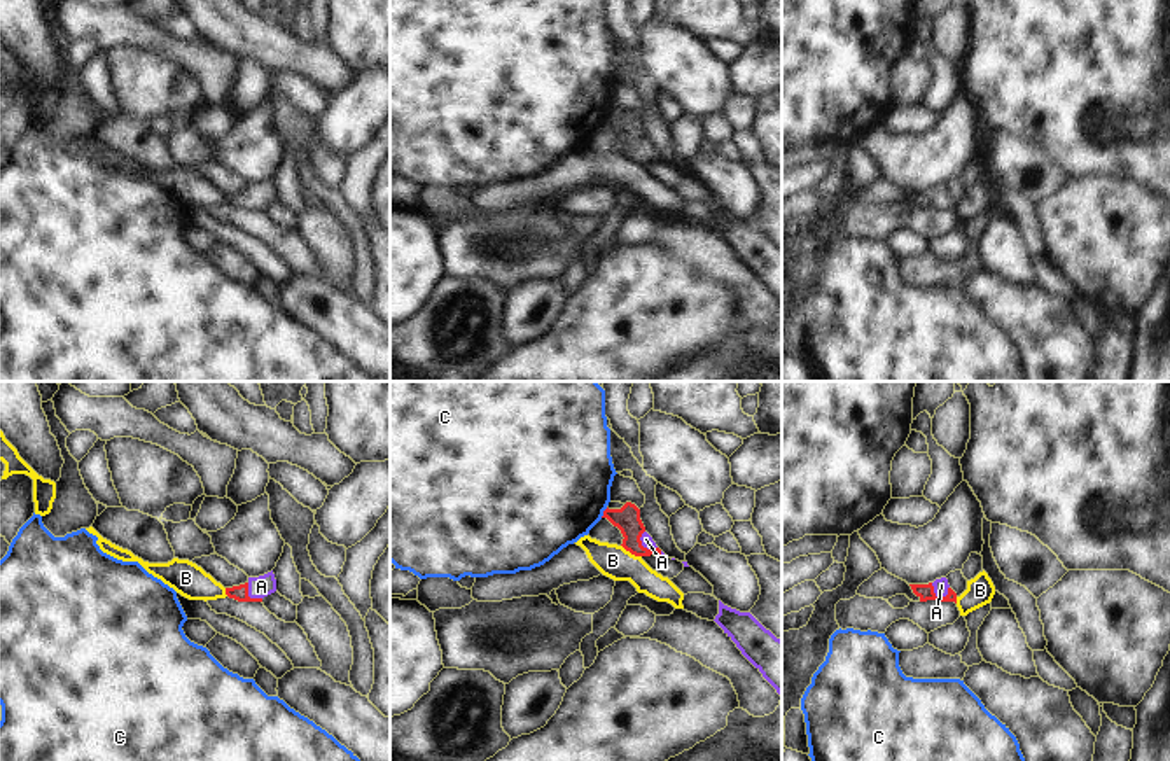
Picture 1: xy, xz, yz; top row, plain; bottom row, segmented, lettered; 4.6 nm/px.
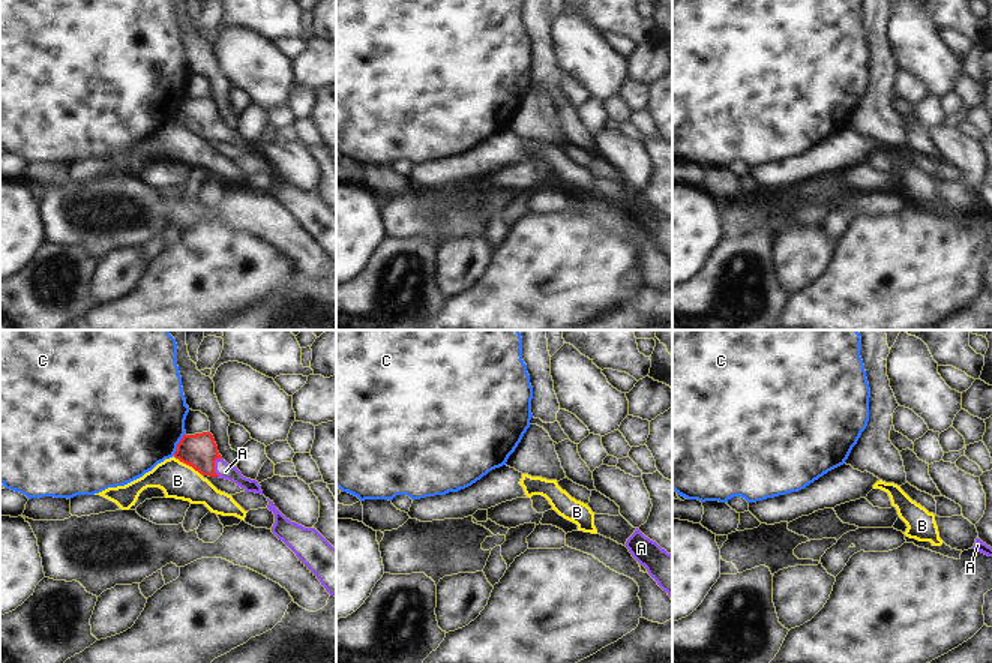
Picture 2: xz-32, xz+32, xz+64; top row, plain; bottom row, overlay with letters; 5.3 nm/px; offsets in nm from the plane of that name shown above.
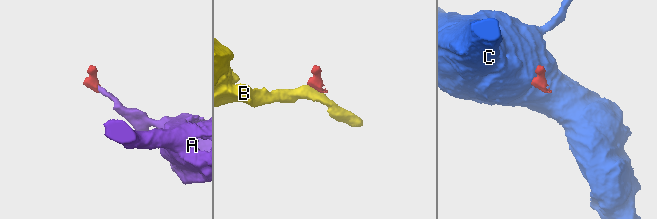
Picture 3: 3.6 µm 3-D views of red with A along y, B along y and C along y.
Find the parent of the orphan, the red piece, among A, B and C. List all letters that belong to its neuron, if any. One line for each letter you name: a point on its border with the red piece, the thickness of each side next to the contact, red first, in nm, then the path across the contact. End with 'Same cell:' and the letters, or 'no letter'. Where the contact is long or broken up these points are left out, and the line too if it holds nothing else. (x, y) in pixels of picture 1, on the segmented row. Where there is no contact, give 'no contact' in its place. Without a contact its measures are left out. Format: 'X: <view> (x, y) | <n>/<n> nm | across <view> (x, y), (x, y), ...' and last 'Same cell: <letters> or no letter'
A: yz (934, 595) | 80/70 nm | across yz (926, 592), (934, 595), (941, 585)
Same cell: A

